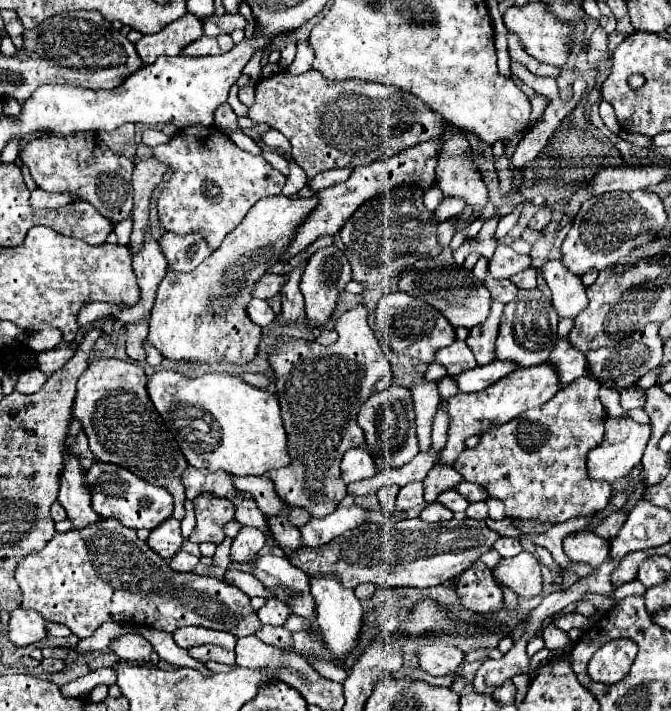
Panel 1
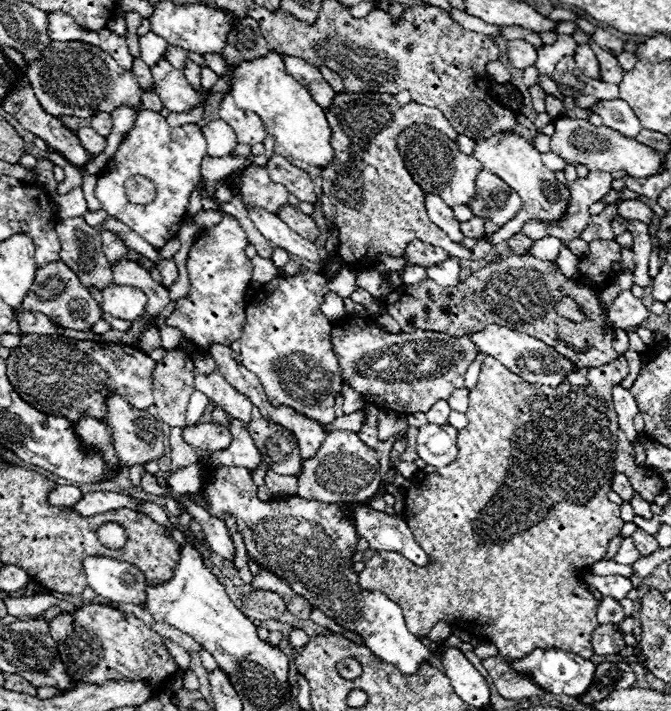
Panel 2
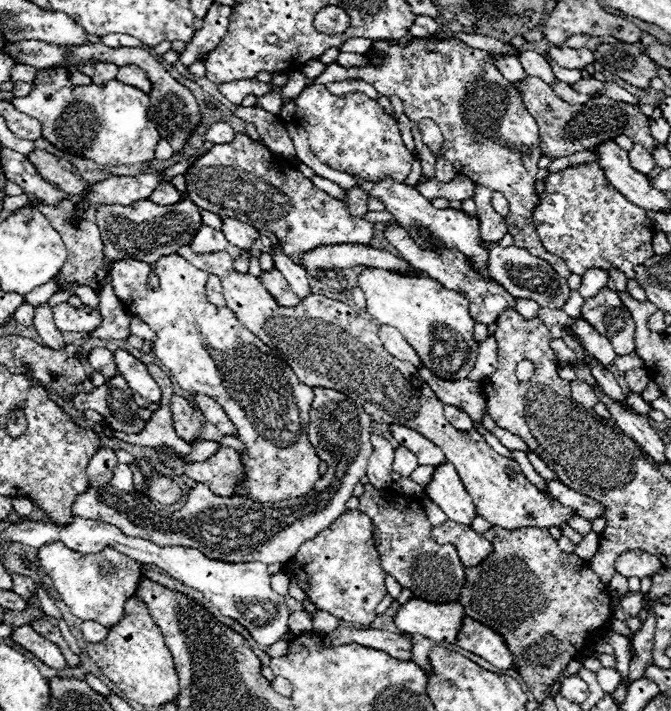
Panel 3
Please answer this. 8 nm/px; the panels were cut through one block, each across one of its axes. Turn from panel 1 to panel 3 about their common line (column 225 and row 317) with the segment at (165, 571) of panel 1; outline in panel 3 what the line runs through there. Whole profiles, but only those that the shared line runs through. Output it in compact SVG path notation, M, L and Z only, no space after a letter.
M602 288L596 296L584 300L582 318L602 336L608 336L620 356L634 352L634 320L614 290Z

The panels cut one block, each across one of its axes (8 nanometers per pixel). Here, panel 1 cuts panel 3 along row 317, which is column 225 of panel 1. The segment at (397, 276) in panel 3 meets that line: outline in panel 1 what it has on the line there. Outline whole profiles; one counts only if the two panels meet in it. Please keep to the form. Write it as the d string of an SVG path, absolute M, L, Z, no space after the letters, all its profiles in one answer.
M158 370L148 376L148 396L166 420L166 428L174 432L174 438L184 452L186 460L194 468L208 468L210 472L226 470L234 476L260 476L272 468L282 468L290 462L286 452L286 432L280 418L280 406L272 392L246 384L242 378L228 372L206 372L202 376L190 378L174 370Z

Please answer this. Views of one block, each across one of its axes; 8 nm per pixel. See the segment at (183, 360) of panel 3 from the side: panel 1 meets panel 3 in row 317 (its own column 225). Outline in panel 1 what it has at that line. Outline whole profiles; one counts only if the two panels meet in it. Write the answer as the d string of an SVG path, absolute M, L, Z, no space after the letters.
M186 126L170 142L154 146L152 156L170 168L164 190L156 200L162 226L176 234L198 230L208 240L210 250L222 244L226 234L242 222L256 200L280 194L286 182L282 172L274 170L262 156L238 148L216 126Z

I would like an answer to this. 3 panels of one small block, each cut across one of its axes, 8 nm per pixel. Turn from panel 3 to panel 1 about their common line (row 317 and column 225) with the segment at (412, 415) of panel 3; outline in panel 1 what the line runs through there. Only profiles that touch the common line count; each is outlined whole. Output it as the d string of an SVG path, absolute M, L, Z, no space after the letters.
M282 194L266 196L258 200L248 216L232 230L220 248L216 248L200 266L196 266L192 272L176 272L172 268L166 268L166 276L158 286L156 302L150 316L150 334L148 340L170 360L188 360L188 362L234 362L234 364L246 364L250 362L258 352L260 342L260 326L252 324L246 314L246 304L252 300L250 290L252 284L266 274L266 270L278 262L280 254L292 240L292 234L300 226L300 222L312 212L316 206L316 198L286 198Z

